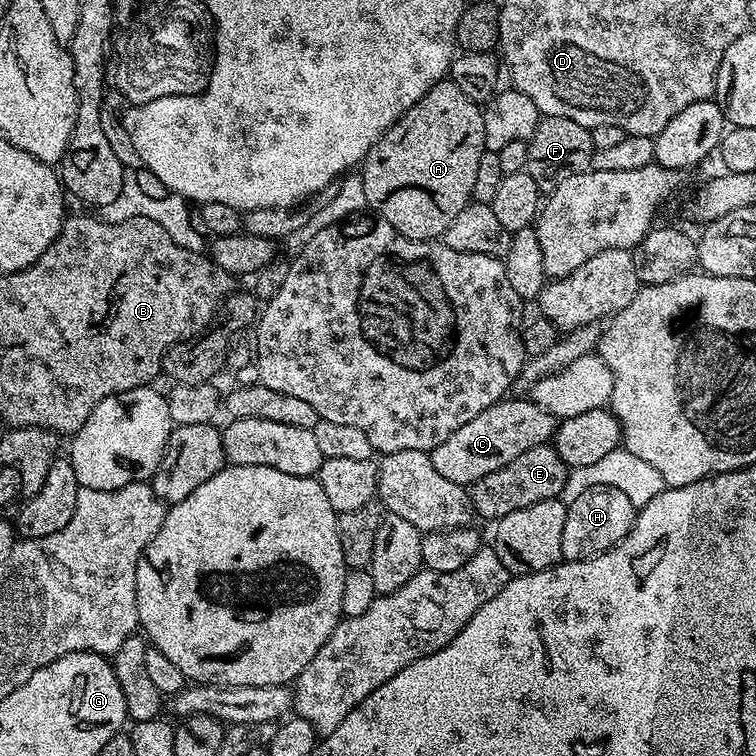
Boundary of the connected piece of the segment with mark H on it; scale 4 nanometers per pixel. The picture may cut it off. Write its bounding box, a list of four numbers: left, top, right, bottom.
[562,486,638,560]

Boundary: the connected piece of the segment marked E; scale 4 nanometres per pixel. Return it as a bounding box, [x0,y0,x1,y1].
[467,443,569,522]

